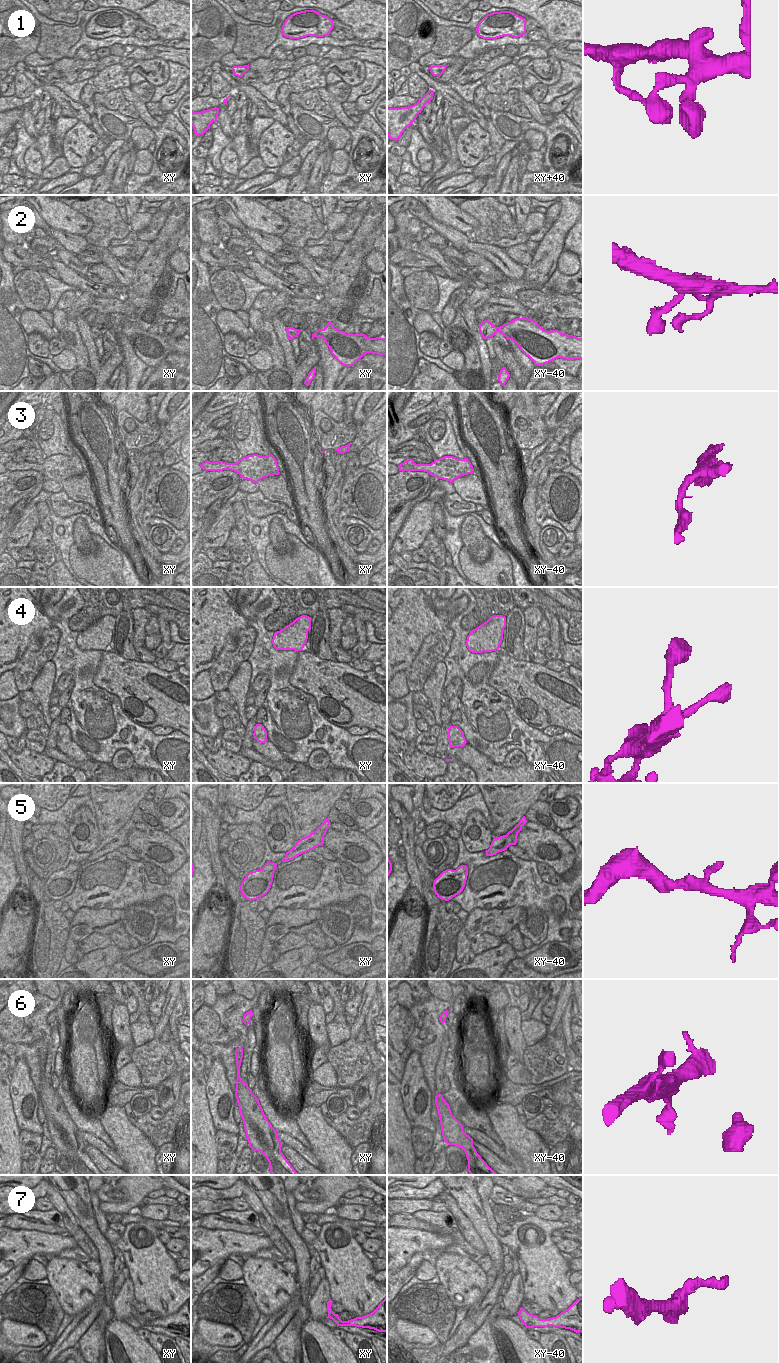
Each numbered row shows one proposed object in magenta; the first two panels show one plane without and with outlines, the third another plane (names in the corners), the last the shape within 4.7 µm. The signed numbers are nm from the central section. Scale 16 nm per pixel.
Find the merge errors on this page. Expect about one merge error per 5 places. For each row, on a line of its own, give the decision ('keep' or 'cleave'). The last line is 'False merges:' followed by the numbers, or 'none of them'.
1: keep
2: keep
3: keep
4: keep
5: keep
6: keep
7: keep
False merges: none of them

